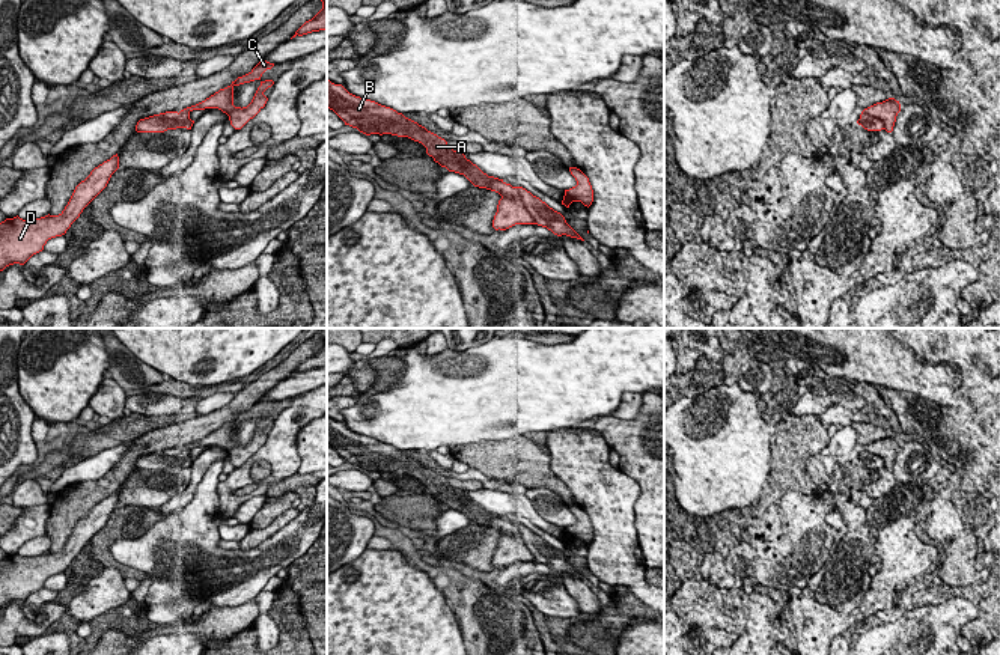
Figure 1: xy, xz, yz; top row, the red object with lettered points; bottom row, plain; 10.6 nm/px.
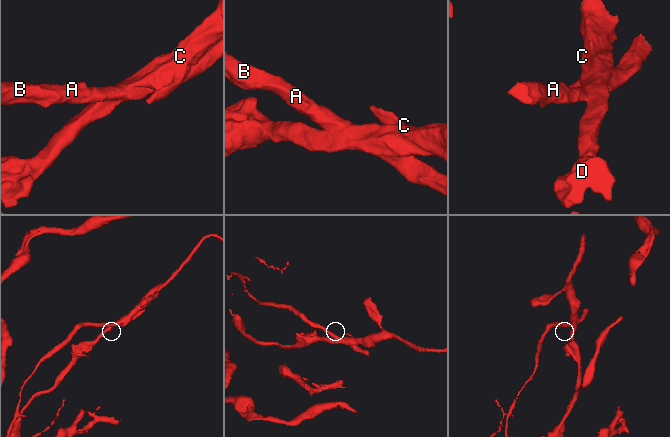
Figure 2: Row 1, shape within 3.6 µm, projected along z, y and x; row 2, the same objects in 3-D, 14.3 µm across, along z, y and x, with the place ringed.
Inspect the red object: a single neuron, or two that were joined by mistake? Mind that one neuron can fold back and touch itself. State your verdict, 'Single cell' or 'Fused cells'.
Fused cells

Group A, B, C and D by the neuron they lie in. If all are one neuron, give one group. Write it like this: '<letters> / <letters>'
A B / C D

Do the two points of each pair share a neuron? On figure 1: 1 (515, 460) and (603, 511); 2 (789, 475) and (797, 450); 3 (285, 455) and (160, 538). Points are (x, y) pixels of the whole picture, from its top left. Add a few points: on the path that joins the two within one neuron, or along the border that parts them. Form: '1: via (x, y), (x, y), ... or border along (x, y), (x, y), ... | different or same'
1: border along (550, 464), (550, 469), (567, 485), (576, 503) | different
2: via (789, 469), (791, 456) | same
3: border along (217, 482), (219, 509) | different

